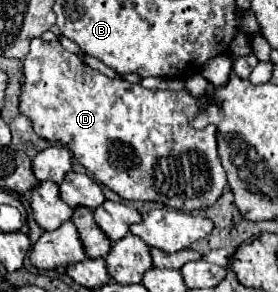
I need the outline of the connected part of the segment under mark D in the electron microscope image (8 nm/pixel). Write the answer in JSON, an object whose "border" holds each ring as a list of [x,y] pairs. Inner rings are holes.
{"border":[[[34,38],[24,58],[24,84],[20,92],[20,112],[28,116],[34,130],[44,140],[54,140],[72,150],[74,158],[104,186],[122,200],[152,200],[174,210],[200,210],[212,206],[226,186],[226,172],[220,164],[216,128],[196,130],[190,122],[210,104],[220,104],[216,90],[222,86],[208,84],[204,96],[194,98],[188,90],[148,90],[126,80],[112,80],[92,70],[76,54],[64,50],[58,40],[44,42]]]}

